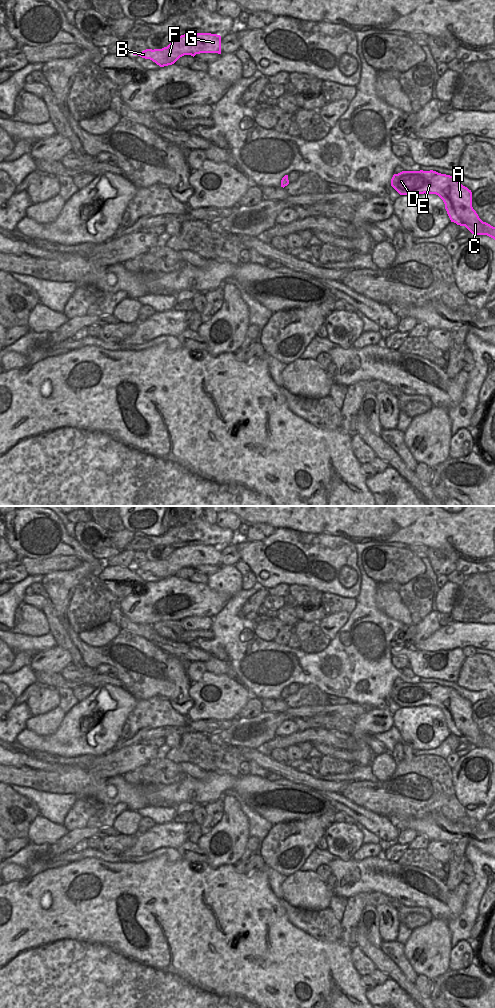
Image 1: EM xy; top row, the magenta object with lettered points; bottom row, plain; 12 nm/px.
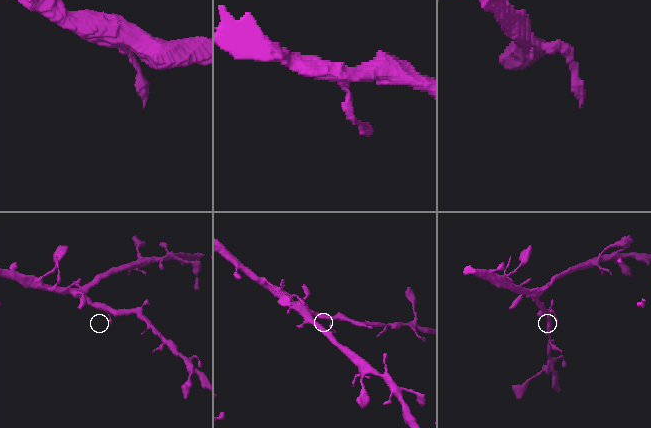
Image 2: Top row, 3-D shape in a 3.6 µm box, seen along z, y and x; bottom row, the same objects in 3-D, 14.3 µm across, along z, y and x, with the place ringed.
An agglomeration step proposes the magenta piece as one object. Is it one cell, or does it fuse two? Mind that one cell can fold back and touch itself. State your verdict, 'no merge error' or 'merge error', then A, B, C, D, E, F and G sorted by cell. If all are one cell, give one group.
no merge error | A B C D E F G

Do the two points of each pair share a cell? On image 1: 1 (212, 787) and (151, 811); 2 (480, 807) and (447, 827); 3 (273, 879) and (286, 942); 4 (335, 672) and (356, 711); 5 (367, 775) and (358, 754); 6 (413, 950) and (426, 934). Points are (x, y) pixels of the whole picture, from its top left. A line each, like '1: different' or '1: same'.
1: different
2: different
3: different
4: different
5: different
6: same

